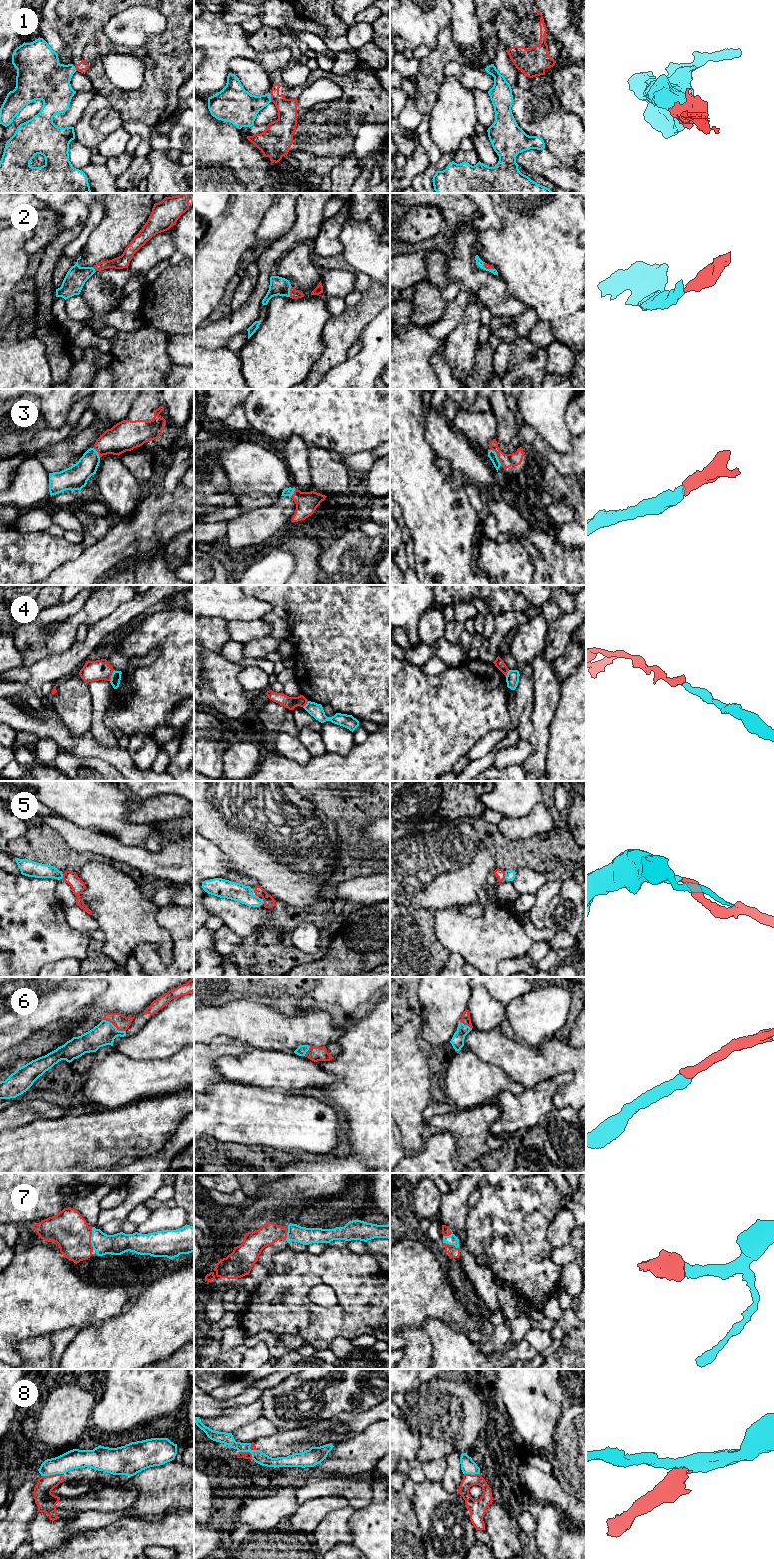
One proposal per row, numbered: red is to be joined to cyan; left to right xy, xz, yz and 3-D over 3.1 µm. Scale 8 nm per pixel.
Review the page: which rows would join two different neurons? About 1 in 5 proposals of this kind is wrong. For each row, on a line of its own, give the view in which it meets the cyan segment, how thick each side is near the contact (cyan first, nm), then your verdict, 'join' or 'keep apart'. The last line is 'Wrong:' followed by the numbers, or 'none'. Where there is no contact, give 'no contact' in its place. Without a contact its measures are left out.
1: meets cyan in xz; 280 nm thick on the cyan side, 160 nm on the other; keep apart
2: meets cyan in xz; 150 nm thick on the cyan side, 80 nm on the other; join
3: meets cyan in yz; 70 nm thick on the cyan side, 110 nm on the other; join
4: meets cyan in xy; 80 nm thick on the cyan side, 160 nm on the other; keep apart
5: meets cyan in yz; 80 nm thick on the cyan side, 70 nm on the other; join
6: meets cyan in xy; 180 nm thick on the cyan side, 120 nm on the other; join
7: meets cyan in xy; 170 nm thick on the cyan side, 300 nm on the other; join
8: meets cyan in xy; 160 nm thick on the cyan side, 160 nm on the other; keep apart
Wrong: 1, 4, 8

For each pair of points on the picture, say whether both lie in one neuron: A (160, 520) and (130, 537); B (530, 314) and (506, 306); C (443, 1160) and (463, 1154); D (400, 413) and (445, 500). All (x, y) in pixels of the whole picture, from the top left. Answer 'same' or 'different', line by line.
A: same
B: different
C: different
D: same

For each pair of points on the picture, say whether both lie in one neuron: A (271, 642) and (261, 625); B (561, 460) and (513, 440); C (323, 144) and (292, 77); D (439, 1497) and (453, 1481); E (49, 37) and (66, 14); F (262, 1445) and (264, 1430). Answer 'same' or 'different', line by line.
A: different
B: different
C: different
D: different
E: different
F: different

